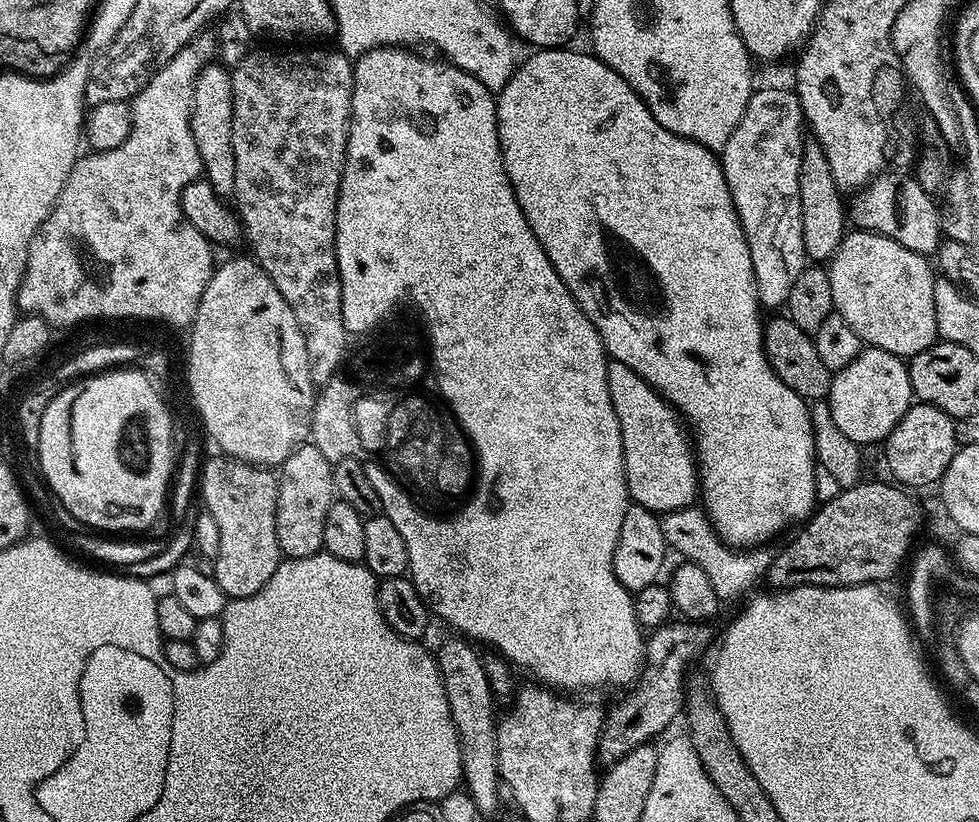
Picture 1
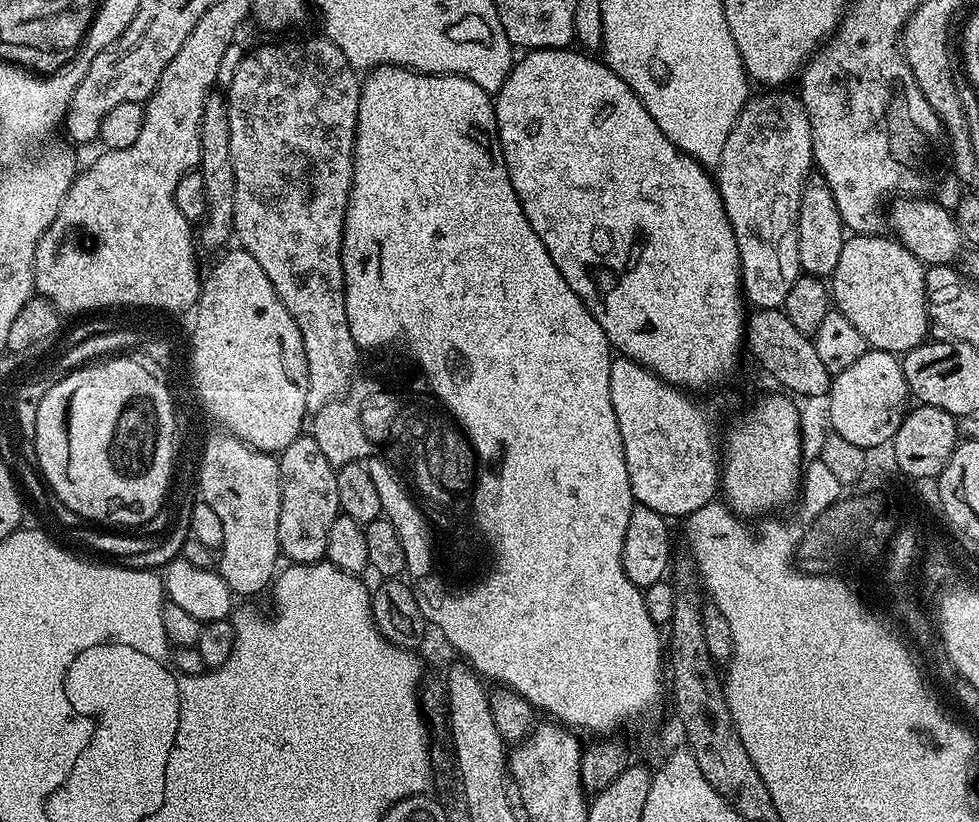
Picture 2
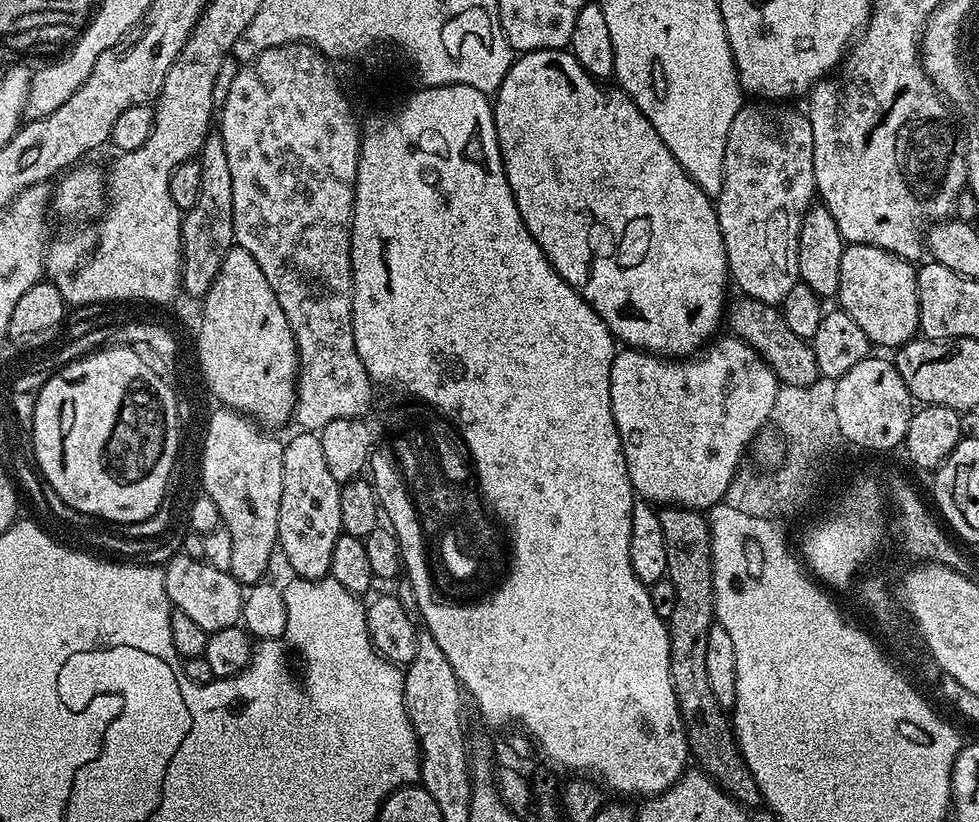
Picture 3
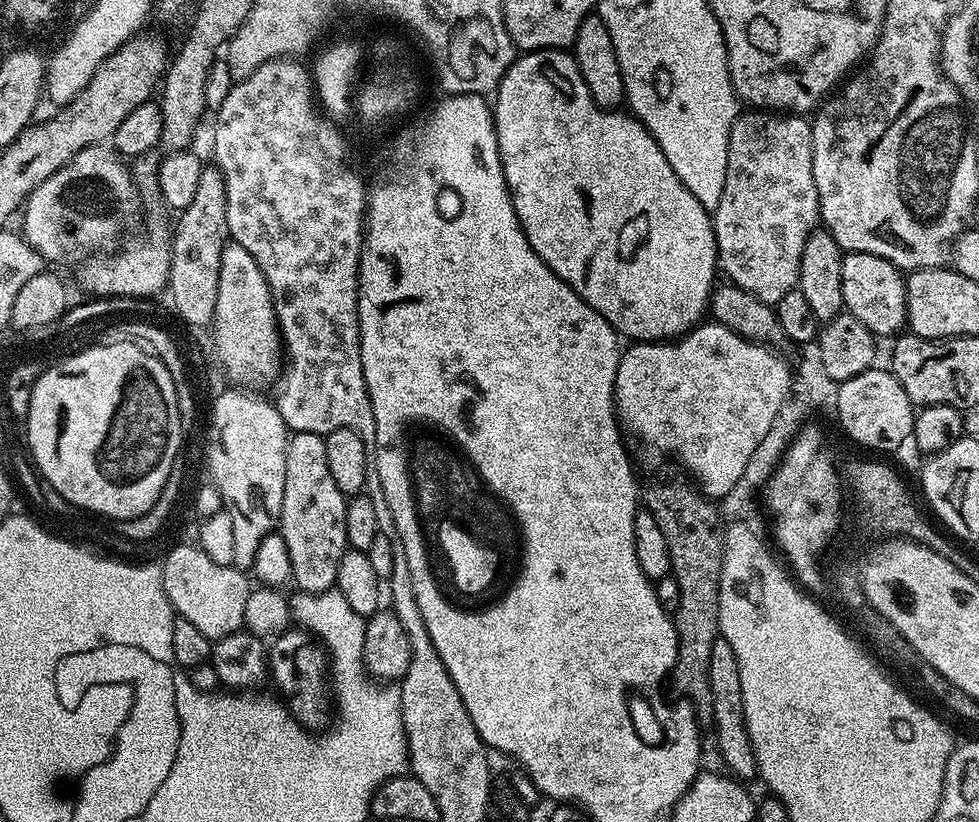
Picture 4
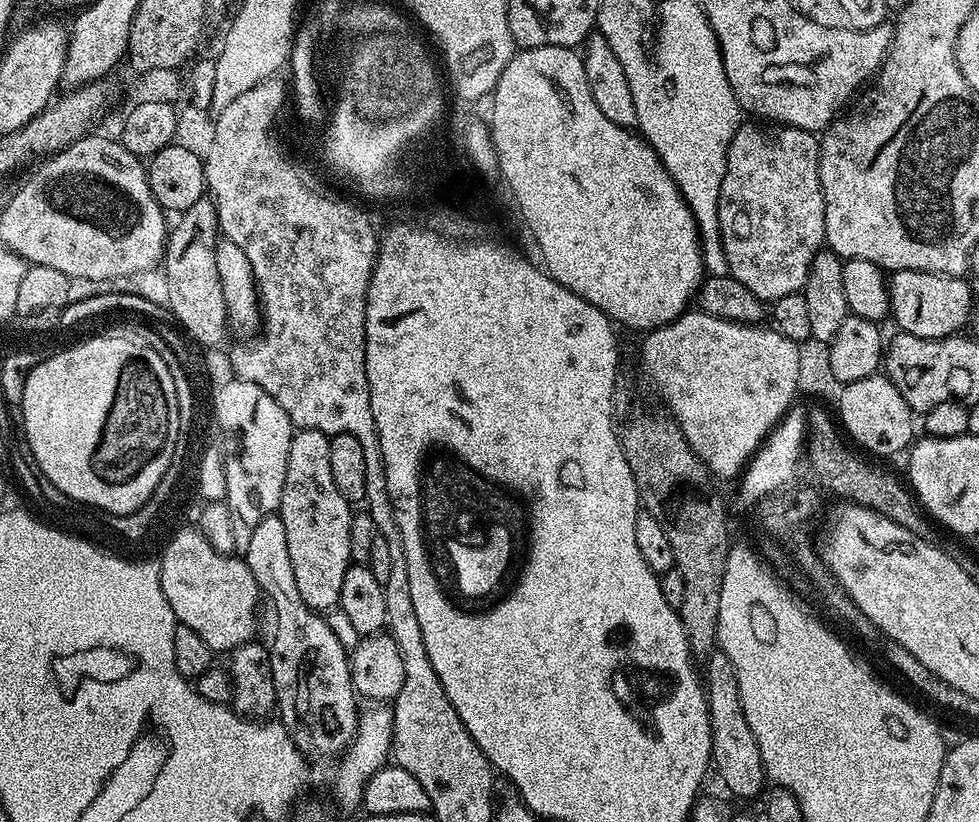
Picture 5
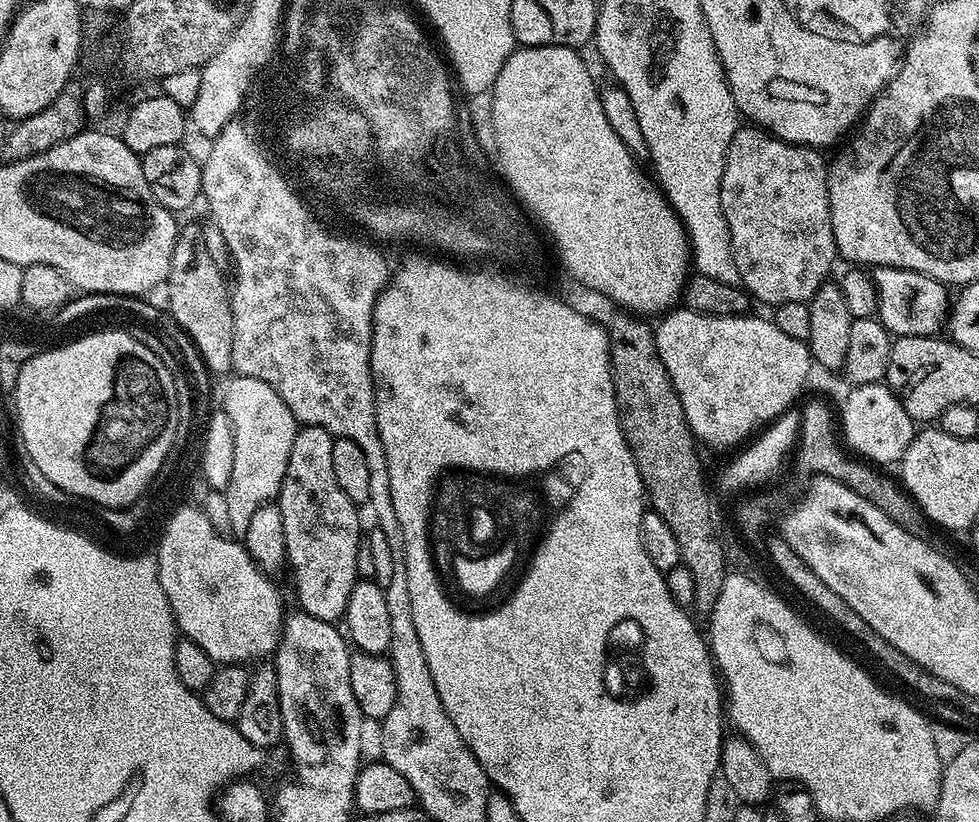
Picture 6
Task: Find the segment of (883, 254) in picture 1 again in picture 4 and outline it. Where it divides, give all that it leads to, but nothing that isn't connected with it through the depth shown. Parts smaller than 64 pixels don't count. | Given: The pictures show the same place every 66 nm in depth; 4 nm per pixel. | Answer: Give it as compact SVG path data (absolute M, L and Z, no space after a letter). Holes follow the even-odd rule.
M845 253L842 264L842 296L845 311L858 318L878 338L897 335L907 323L905 314L905 275L877 255Z

